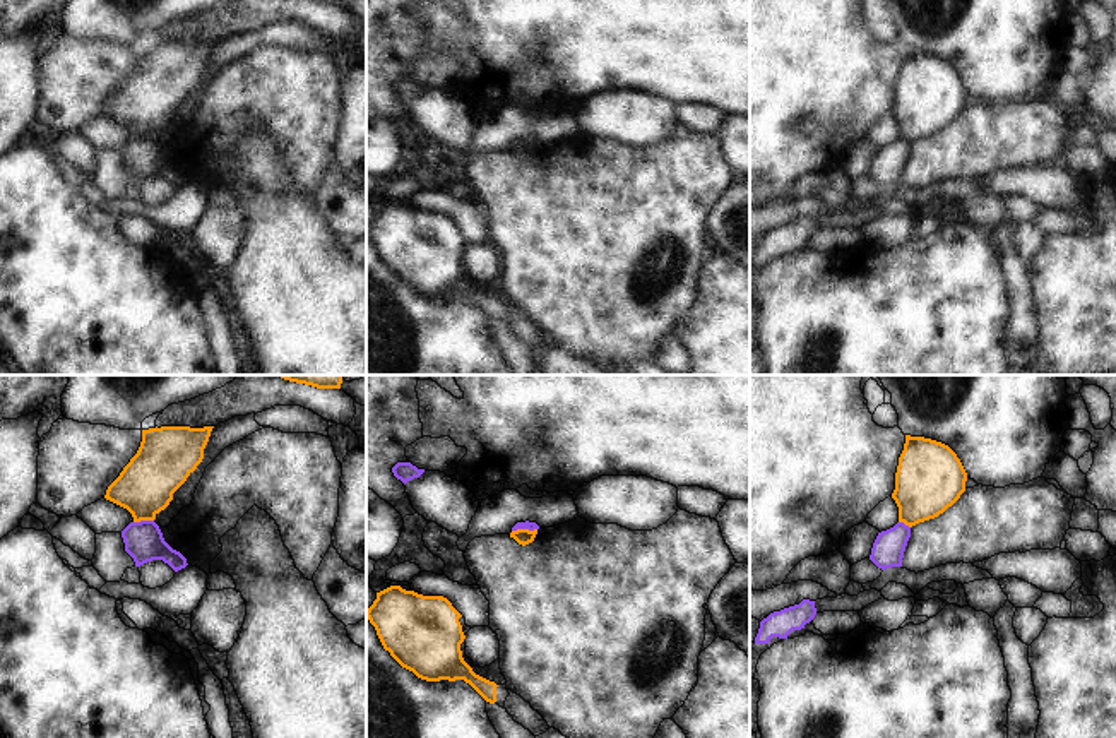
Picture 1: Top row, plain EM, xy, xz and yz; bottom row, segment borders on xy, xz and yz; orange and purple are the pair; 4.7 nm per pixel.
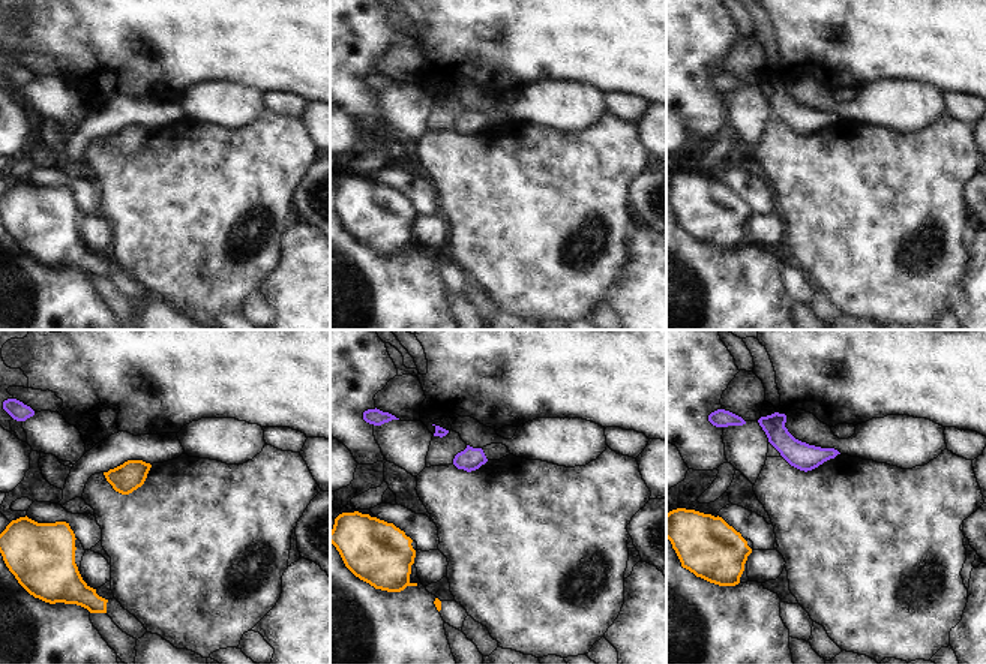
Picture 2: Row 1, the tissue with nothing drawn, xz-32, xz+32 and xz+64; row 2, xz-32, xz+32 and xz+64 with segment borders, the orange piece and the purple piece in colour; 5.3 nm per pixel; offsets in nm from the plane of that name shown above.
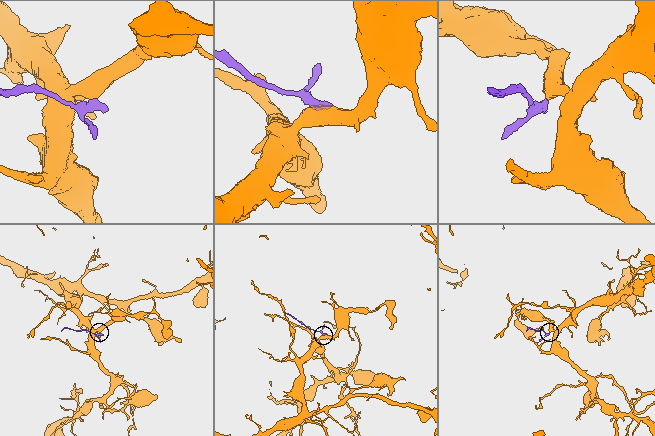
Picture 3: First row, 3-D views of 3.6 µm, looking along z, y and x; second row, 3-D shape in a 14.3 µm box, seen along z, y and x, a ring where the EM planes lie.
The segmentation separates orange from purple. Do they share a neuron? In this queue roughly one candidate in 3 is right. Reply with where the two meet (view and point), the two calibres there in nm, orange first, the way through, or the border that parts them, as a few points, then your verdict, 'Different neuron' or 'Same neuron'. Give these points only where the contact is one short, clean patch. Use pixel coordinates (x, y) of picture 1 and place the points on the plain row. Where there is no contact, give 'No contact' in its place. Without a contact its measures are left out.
Touches orange at xz (524, 146). Thickness 80 nm (orange) against 50 nm. Boundary: xz (536, 144), (512, 148). Different neuron.

